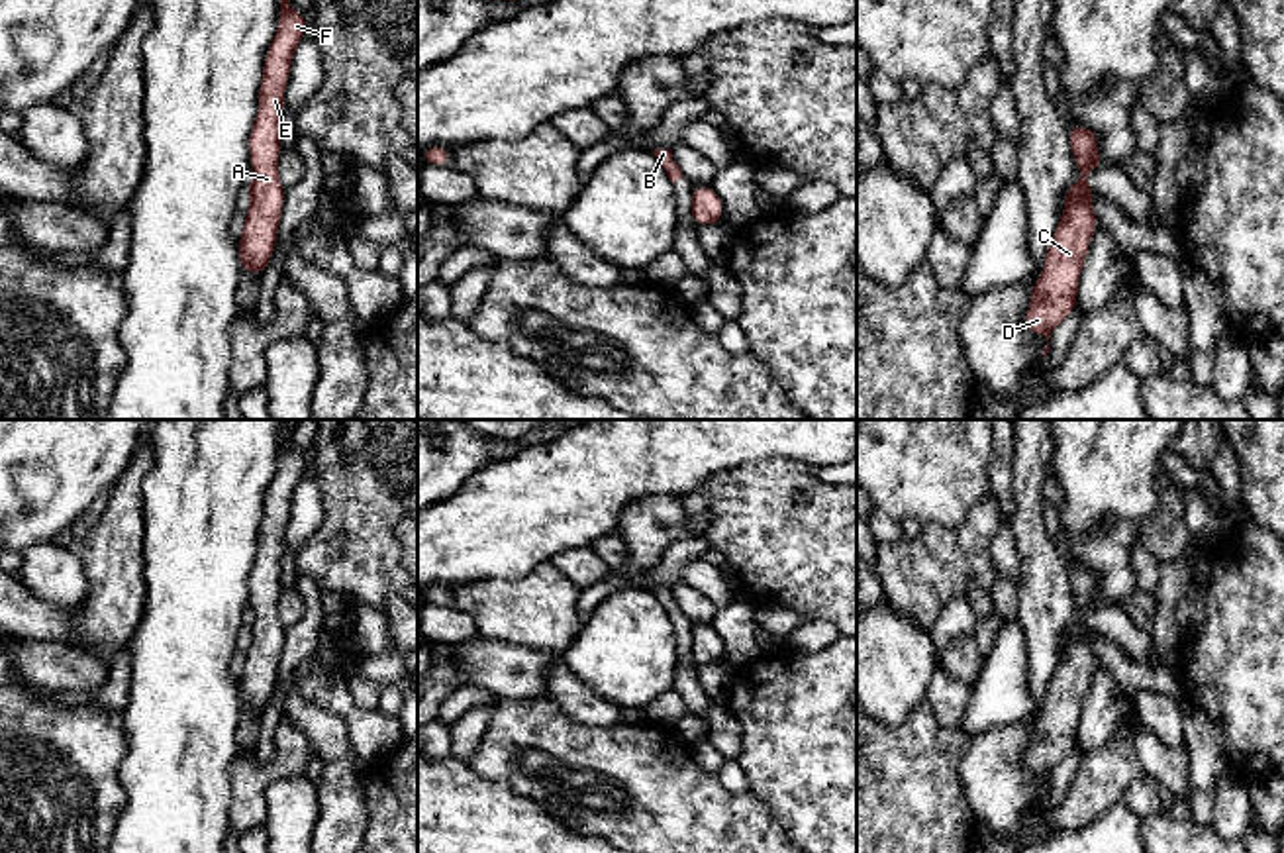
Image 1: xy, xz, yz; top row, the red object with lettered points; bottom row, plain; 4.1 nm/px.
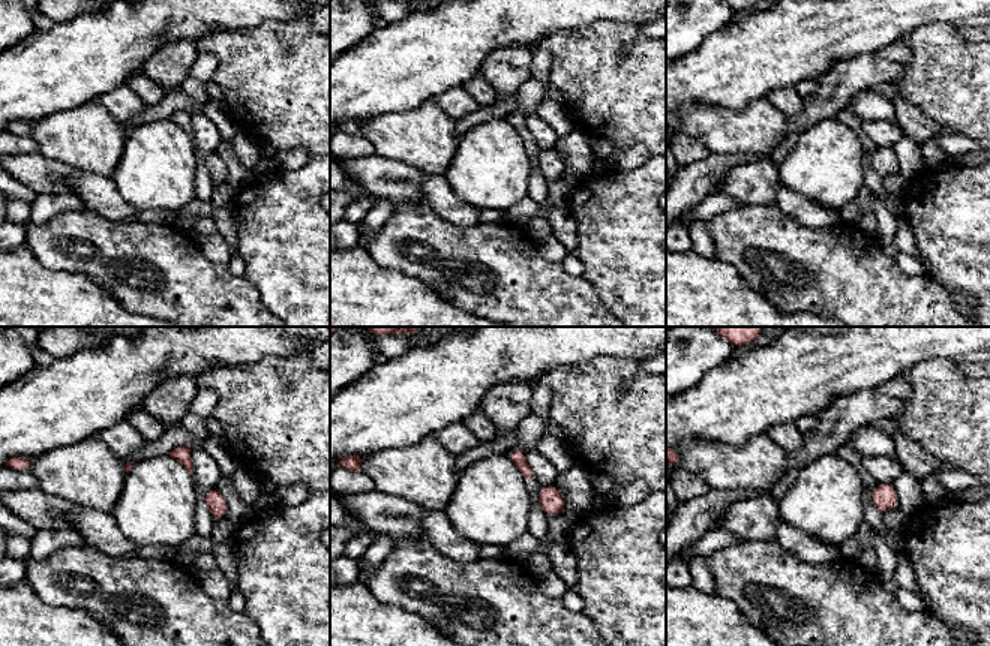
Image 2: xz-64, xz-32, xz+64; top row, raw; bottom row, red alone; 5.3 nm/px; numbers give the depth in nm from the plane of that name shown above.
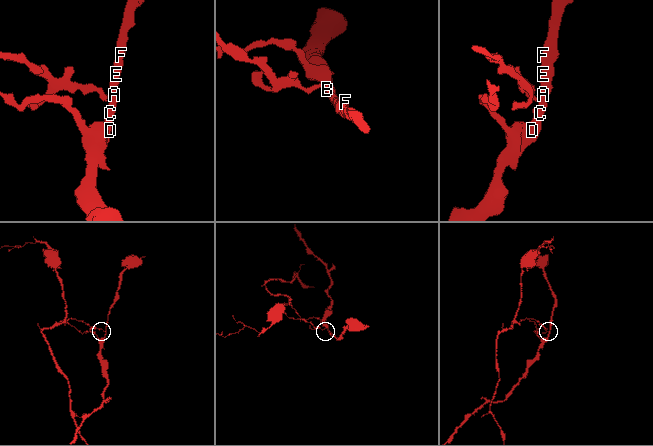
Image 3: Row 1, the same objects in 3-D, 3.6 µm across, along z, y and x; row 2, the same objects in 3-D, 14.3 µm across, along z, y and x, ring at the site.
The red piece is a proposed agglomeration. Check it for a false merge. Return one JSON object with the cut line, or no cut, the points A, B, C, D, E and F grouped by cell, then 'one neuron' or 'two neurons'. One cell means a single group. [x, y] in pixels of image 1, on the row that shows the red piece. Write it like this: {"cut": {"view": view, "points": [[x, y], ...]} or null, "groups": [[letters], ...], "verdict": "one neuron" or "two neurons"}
{"cut": {"view": "xz", "points": [[691, 199], [691, 208]]}, "groups": [["A", "C", "D", "E", "F"], ["B"]], "verdict": "two neurons"}

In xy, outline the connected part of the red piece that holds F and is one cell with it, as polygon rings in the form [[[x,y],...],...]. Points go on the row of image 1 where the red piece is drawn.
[[[280,0],[278,31],[269,45],[259,88],[259,112],[249,133],[253,202],[245,214],[243,233],[237,241],[239,269],[261,276],[274,253],[280,214],[284,206],[284,186],[278,180],[280,120],[284,110],[284,90],[290,78],[294,51],[308,31],[306,16],[290,8],[290,0]]]

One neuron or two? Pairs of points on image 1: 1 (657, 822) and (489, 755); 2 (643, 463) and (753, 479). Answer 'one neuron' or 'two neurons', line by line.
1: one neuron
2: two neurons

